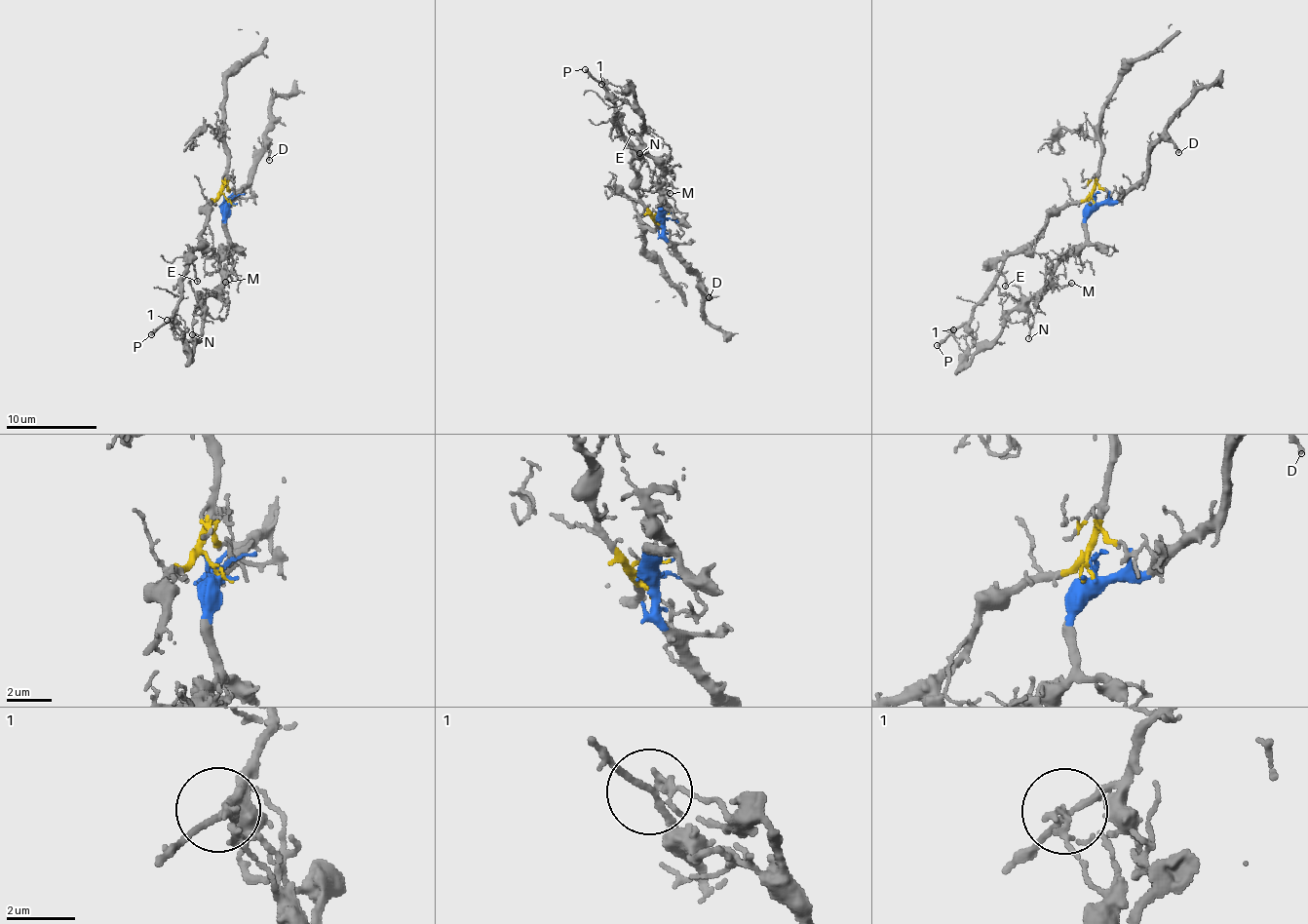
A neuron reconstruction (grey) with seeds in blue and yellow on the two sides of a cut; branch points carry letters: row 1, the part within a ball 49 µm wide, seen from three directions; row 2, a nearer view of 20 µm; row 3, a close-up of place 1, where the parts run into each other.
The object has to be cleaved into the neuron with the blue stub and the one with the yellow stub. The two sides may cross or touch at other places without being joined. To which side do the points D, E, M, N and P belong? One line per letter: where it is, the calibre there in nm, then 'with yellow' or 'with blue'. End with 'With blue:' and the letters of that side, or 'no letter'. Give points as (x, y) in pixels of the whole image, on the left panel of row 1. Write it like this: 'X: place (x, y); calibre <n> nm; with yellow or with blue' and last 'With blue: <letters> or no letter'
D: place (269, 160); calibre 180 nm; with blue
E: place (197, 281); calibre 140 nm; with yellow
M: place (225, 282); calibre 120 nm; with blue
N: place (192, 334); calibre 90 nm; with blue
P: place (151, 334); calibre 240 nm; with yellow
With blue: D, M, N

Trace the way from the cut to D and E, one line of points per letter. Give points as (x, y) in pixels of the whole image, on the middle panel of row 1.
D: (663, 218), (666, 239), (691, 268), (710, 298)
E: (663, 218), (653, 215), (639, 190), (638, 173), (631, 164), (633, 147), (620, 128), (633, 132)

